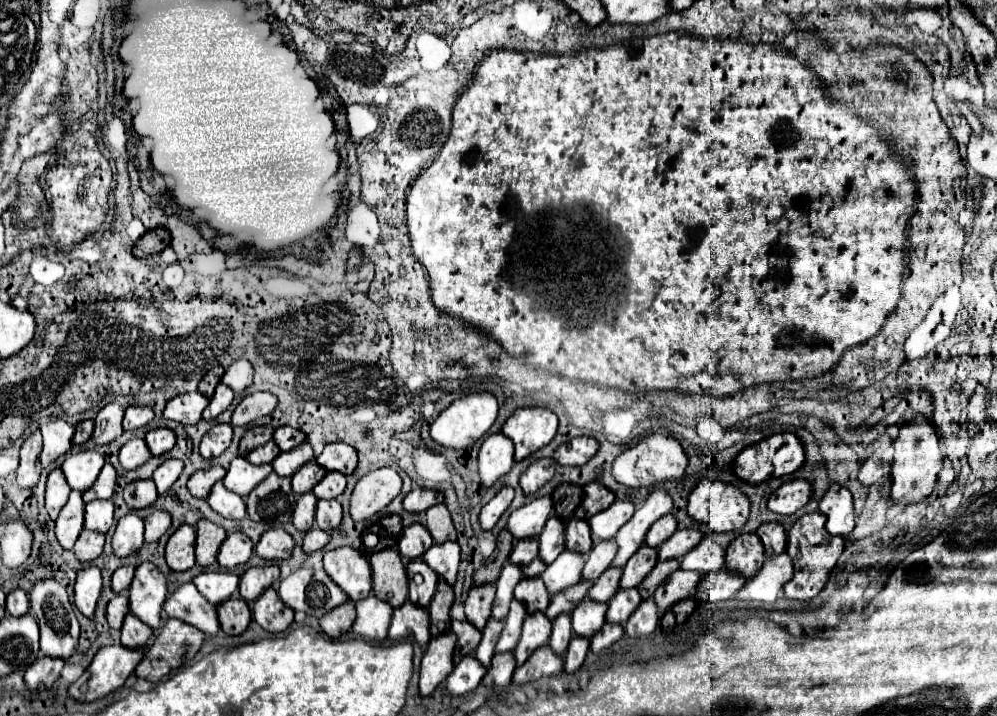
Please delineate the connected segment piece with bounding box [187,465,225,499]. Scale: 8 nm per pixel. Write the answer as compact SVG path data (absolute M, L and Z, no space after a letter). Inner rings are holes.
M217 465L217 467L203 469L203 471L197 471L195 475L191 475L187 487L189 487L189 491L191 491L193 497L197 497L197 499L207 499L209 493L211 493L211 489L213 489L213 485L215 485L217 481L221 481L223 477L225 477L225 469Z

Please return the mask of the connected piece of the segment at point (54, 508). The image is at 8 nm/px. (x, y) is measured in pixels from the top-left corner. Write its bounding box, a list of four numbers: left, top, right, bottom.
[45,469,71,519]

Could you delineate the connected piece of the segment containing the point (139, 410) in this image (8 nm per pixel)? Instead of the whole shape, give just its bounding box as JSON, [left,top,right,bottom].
[123,407,153,431]

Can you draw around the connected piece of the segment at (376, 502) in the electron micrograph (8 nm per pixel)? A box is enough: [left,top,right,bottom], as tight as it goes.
[351,467,401,521]

